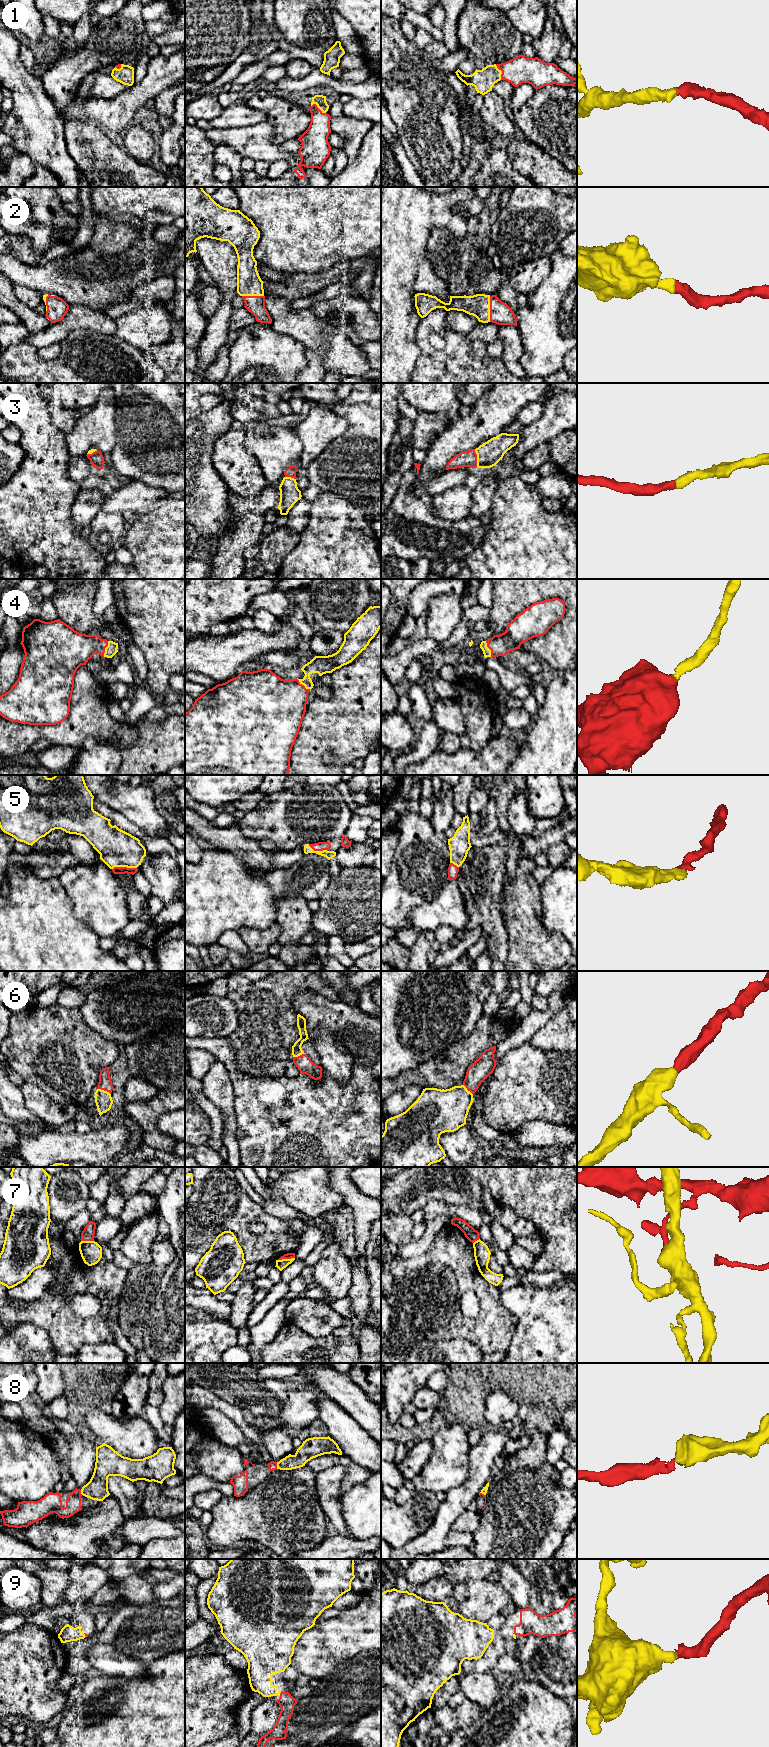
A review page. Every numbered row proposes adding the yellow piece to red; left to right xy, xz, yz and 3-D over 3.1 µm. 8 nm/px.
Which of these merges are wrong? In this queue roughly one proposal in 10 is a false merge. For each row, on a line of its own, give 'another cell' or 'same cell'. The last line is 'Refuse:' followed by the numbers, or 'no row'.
1: same cell
2: same cell
3: same cell
4: same cell
5: same cell
6: same cell
7: another cell
8: same cell
9: same cell
Refuse: 7

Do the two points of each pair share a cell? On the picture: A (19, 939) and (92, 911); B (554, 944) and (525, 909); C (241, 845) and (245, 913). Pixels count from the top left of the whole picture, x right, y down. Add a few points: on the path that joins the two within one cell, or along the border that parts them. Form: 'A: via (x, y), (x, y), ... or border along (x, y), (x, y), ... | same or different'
A: border along (67, 895), (72, 904), (73, 914), (94, 932) | different
B: via (545, 938), (525, 918) | same
C: border along (215, 848), (231, 852) | different

